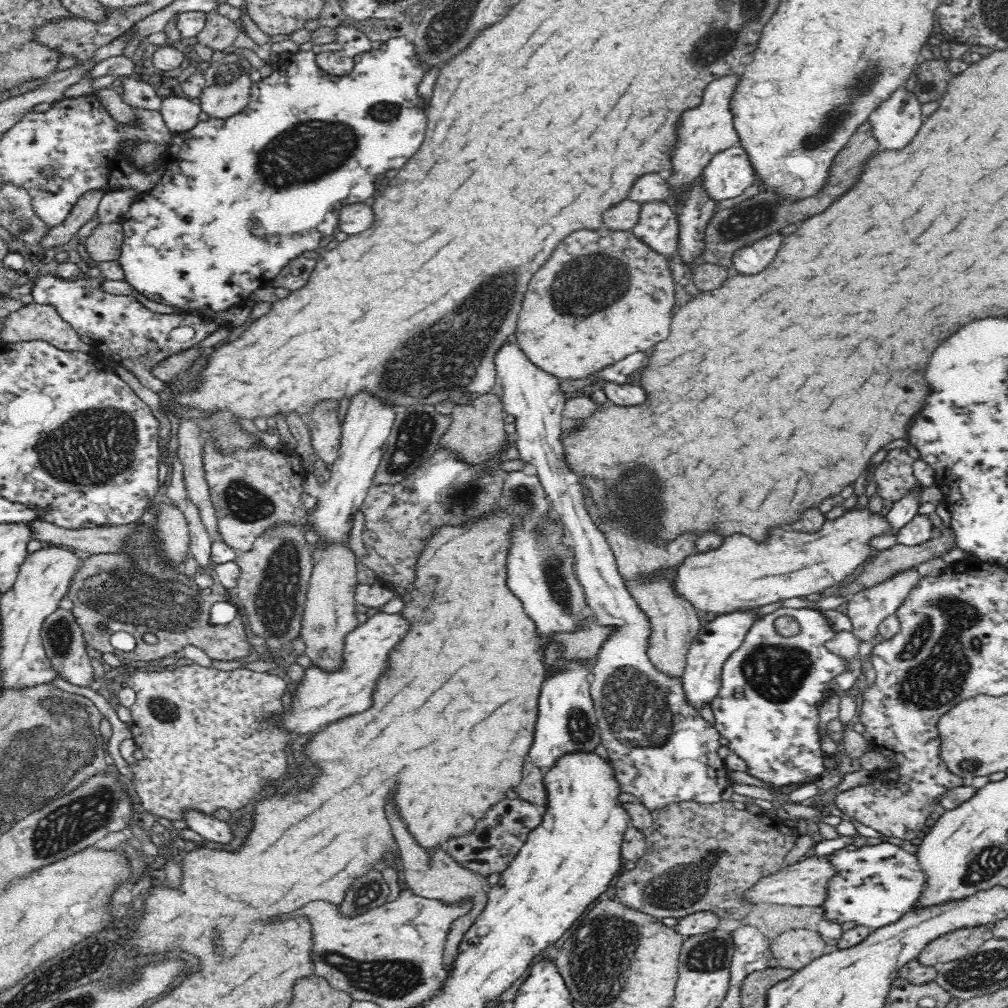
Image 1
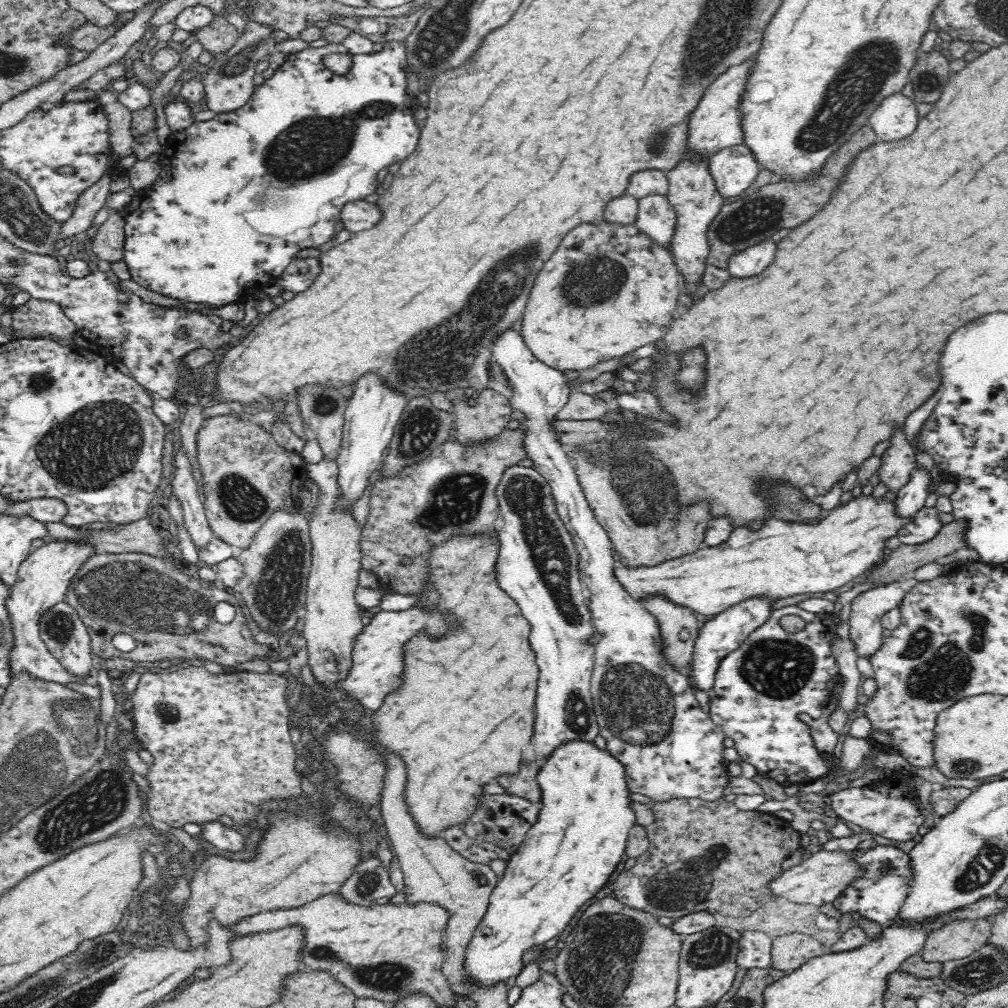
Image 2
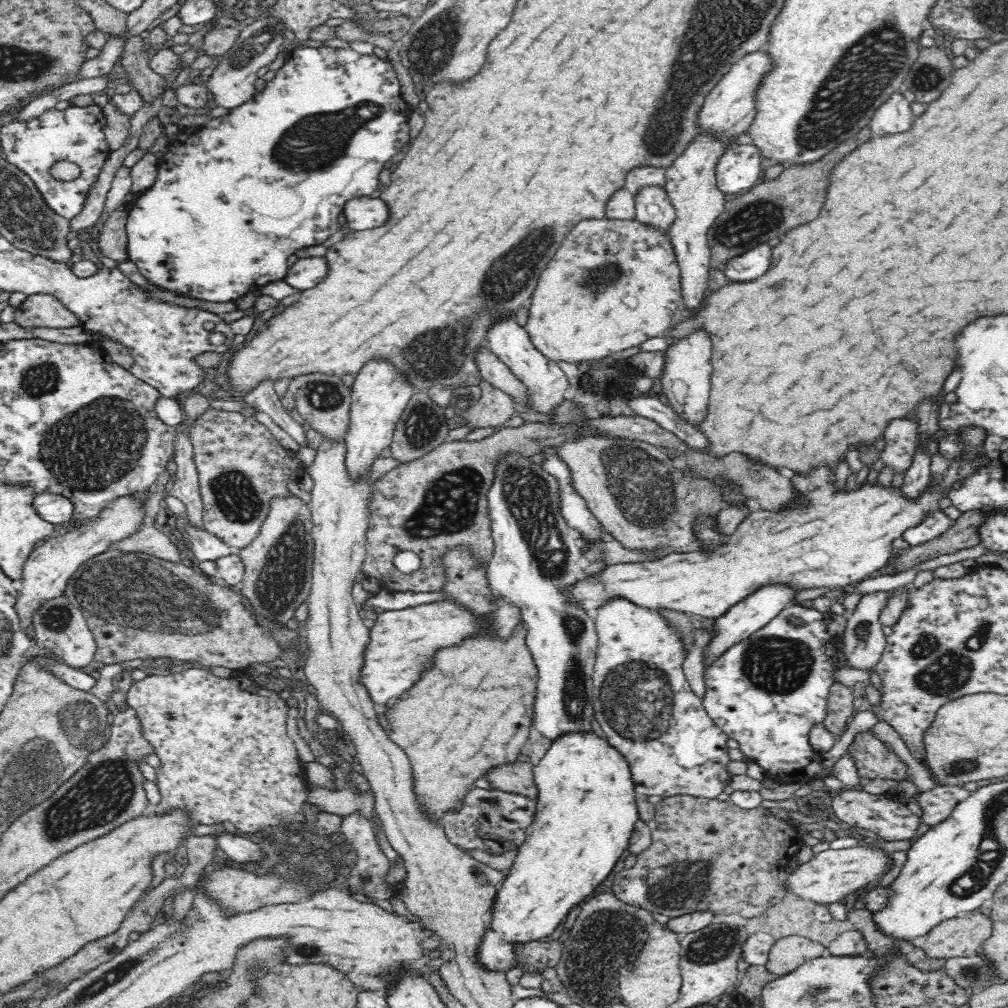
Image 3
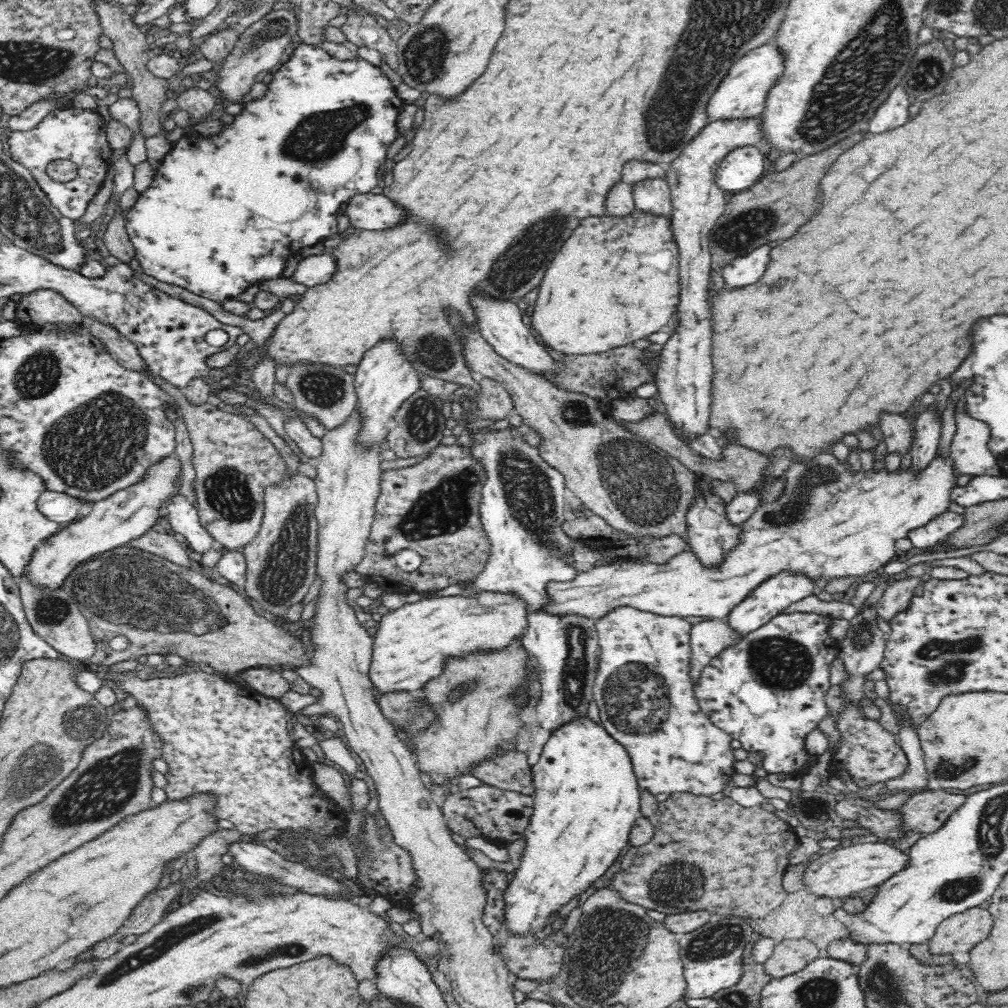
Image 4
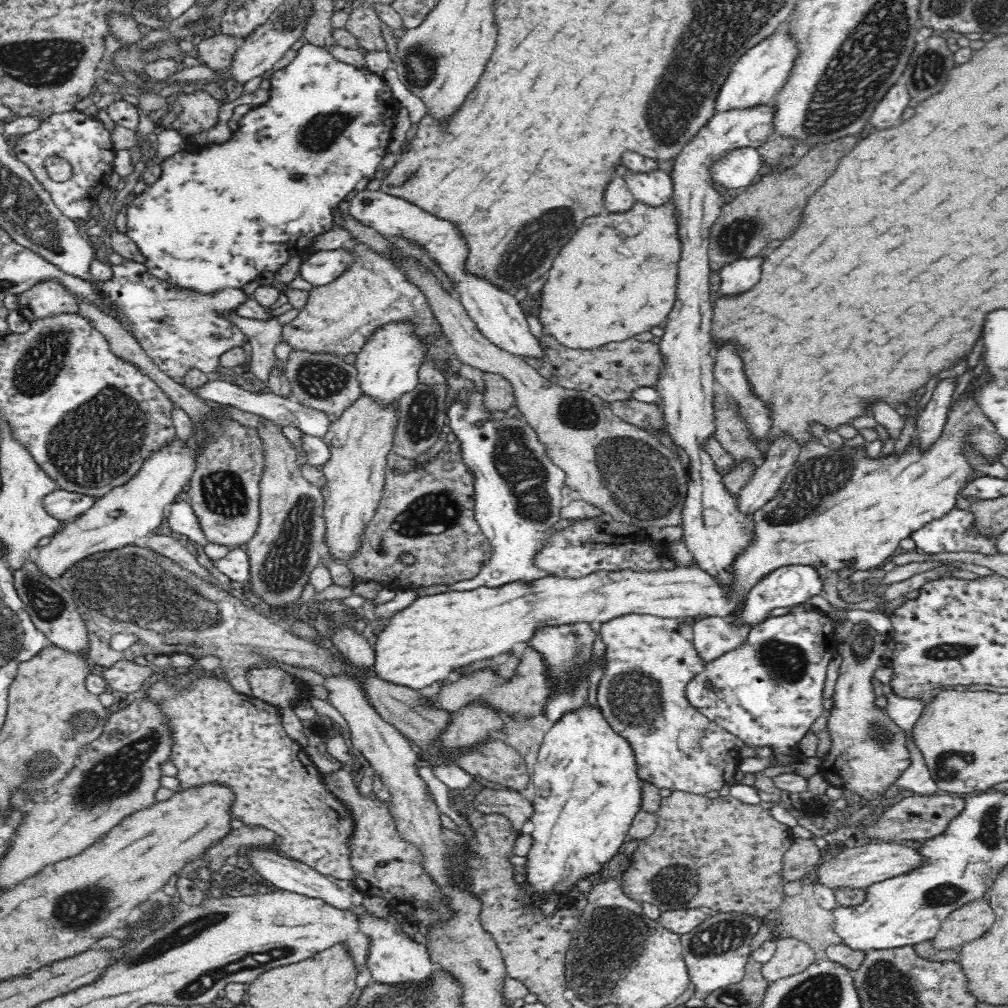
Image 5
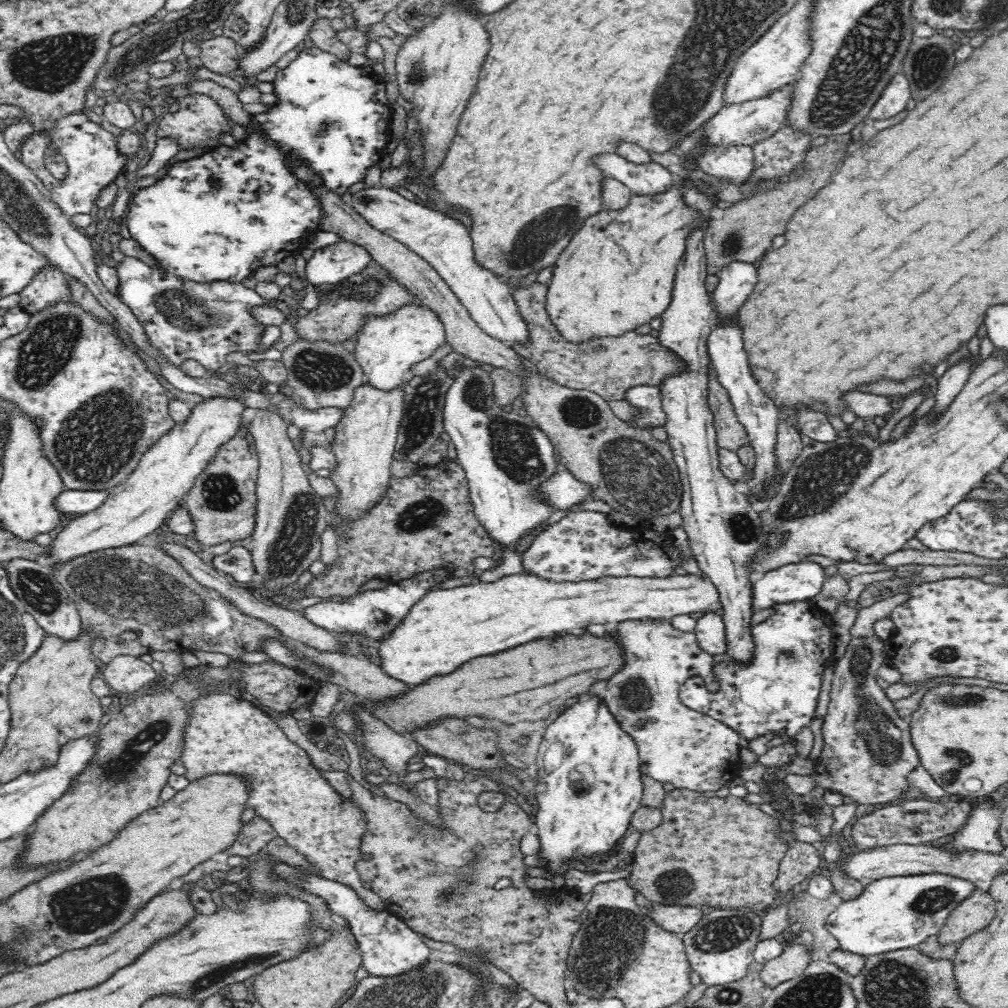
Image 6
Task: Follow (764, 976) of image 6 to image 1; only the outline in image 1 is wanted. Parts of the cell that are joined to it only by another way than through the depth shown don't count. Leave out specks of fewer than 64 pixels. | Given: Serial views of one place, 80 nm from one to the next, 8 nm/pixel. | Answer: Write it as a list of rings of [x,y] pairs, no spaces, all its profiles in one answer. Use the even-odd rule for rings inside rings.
[[[792,930],[771,939],[770,948],[775,966],[800,970],[813,958],[824,954],[825,942],[820,933],[811,930]]]

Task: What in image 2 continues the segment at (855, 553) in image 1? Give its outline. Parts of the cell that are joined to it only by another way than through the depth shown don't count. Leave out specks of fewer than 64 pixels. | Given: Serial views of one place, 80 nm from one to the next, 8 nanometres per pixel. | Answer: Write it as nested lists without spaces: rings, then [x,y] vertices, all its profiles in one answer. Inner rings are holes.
[[[874,492],[869,496],[861,493],[828,510],[822,518],[818,518],[818,522],[786,522],[768,516],[758,530],[752,526],[738,526],[726,542],[700,548],[690,556],[669,558],[650,566],[618,566],[614,568],[614,578],[638,602],[661,598],[696,614],[716,616],[751,596],[768,595],[778,600],[796,594],[836,590],[878,567],[886,558],[886,540],[898,536],[914,520],[915,516],[901,516],[896,501],[888,500],[885,494],[877,497]]]

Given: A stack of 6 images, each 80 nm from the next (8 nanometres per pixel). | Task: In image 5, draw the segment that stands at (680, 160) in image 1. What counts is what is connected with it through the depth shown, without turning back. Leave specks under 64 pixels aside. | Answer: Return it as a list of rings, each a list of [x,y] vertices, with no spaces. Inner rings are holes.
[[[792,16],[782,22],[772,36],[764,38],[760,44],[749,48],[736,60],[718,94],[716,112],[776,101],[776,94],[786,86],[792,68],[802,54],[799,40],[790,33],[790,20]]]

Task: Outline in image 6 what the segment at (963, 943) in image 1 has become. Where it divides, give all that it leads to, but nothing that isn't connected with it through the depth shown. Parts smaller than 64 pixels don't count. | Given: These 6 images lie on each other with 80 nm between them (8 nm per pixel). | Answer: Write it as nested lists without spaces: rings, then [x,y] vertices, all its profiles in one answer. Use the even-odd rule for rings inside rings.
[[[973,888],[948,915],[947,923],[938,934],[940,943],[961,943],[973,932],[990,924],[996,912],[996,901],[991,892]]]

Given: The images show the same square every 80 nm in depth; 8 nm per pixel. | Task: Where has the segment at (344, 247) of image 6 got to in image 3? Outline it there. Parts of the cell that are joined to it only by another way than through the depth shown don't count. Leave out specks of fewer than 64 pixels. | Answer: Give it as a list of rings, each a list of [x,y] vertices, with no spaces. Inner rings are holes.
[[[325,257],[293,259],[284,281],[300,291],[314,288],[329,274],[329,264]]]

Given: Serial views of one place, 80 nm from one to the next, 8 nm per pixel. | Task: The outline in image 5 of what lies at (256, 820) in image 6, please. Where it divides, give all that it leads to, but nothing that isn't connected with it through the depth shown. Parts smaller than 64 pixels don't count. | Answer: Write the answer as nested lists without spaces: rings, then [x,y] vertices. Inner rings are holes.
[[[243,824],[241,828],[232,829],[232,832],[230,832],[224,840],[220,840],[218,846],[210,848],[210,850],[208,850],[209,852],[204,854],[204,857],[208,855],[207,867],[211,872],[214,872],[225,864],[224,861],[229,856],[246,854],[246,849],[260,848],[260,846],[264,846],[264,844],[270,844],[275,837],[276,833],[268,830],[268,828],[264,826]]]

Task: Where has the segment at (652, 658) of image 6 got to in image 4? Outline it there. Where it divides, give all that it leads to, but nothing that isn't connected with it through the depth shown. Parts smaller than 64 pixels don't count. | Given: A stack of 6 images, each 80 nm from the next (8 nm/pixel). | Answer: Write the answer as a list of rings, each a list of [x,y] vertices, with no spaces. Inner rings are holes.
[[[620,608],[618,611],[611,612],[603,619],[595,621],[595,629],[599,638],[599,662],[595,674],[593,686],[593,701],[599,710],[599,717],[604,728],[611,736],[614,736],[629,753],[632,766],[639,782],[640,791],[650,790],[654,795],[688,792],[694,795],[712,796],[723,792],[724,788],[731,783],[734,776],[734,750],[732,749],[732,736],[724,733],[718,726],[715,726],[697,705],[697,699],[693,695],[693,682],[691,677],[692,670],[692,647],[690,644],[691,626],[688,620],[678,617],[664,617],[650,612],[637,611],[635,608]]]

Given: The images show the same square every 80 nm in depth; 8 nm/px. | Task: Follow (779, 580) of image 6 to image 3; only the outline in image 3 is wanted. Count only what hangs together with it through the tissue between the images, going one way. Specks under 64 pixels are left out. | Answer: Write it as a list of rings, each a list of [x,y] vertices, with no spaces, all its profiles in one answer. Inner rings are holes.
[[[786,581],[781,583],[772,583],[761,586],[758,590],[755,590],[752,594],[749,594],[744,600],[741,600],[735,606],[732,606],[730,610],[726,611],[724,616],[716,619],[712,625],[712,633],[714,638],[710,642],[710,648],[708,648],[708,658],[706,658],[706,667],[727,648],[730,648],[733,644],[738,644],[741,640],[752,636],[753,632],[760,630],[765,624],[768,624],[773,618],[776,618],[784,608],[788,608],[792,605],[792,600],[798,596],[800,587],[792,585]]]

